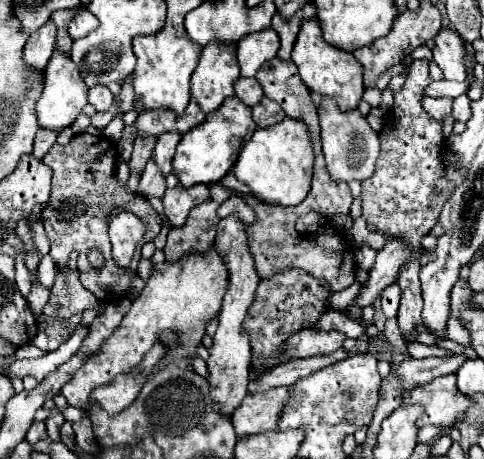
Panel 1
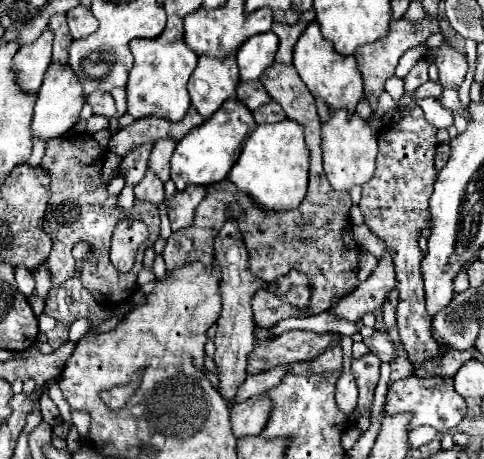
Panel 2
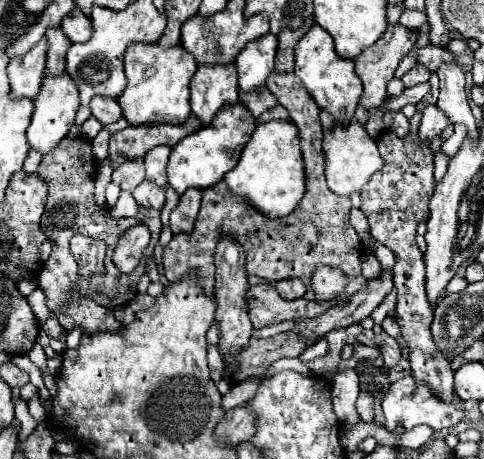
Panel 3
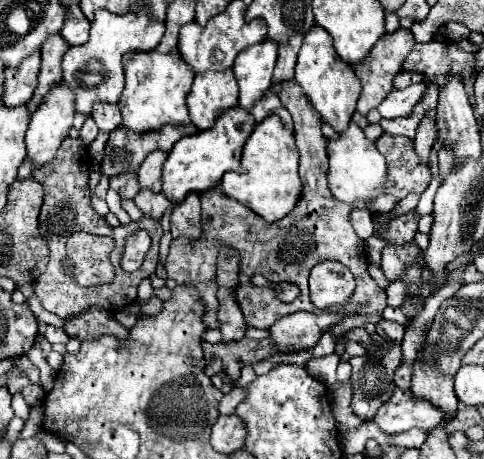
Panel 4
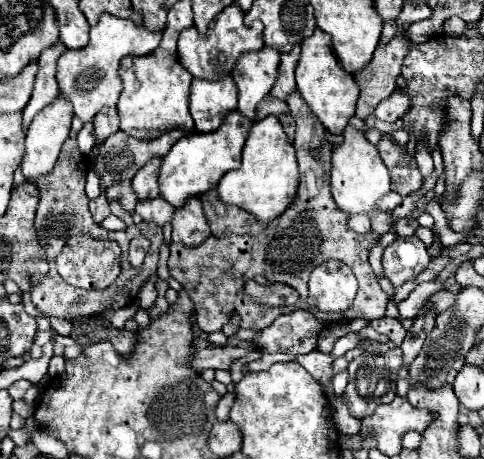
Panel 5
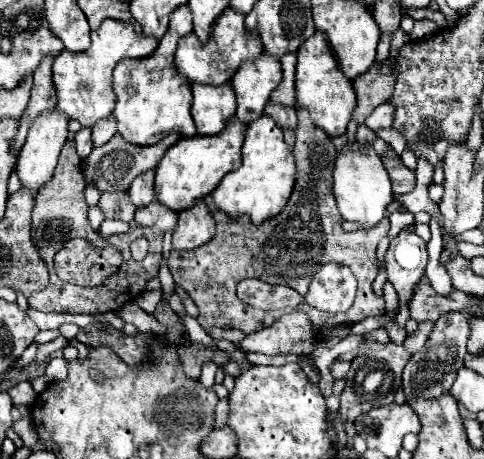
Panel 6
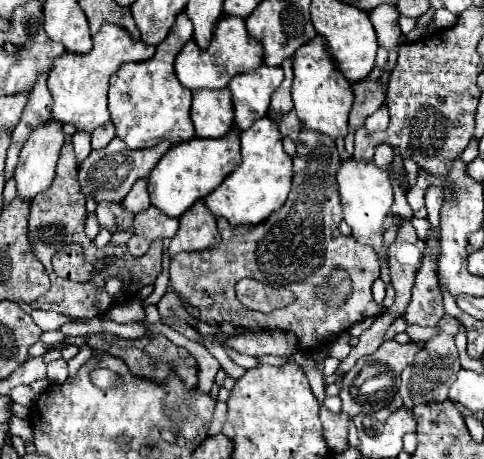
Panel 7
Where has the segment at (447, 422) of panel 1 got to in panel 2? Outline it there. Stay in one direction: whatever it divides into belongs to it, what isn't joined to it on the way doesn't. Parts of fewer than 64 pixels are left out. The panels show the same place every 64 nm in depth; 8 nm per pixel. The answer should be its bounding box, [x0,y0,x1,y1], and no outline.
[386,376,466,432]

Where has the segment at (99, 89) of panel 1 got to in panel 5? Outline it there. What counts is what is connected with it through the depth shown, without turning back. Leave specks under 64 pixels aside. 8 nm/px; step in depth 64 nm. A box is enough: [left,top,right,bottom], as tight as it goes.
[94,108,120,142]

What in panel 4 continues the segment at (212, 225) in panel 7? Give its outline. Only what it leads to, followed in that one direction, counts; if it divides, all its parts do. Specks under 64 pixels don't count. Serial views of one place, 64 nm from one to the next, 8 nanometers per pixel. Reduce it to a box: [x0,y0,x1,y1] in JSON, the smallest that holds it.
[170,192,202,240]

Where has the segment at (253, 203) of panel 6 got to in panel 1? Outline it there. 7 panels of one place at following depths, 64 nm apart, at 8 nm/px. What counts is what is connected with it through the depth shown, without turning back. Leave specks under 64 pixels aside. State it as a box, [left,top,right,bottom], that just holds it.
[232,118,314,206]

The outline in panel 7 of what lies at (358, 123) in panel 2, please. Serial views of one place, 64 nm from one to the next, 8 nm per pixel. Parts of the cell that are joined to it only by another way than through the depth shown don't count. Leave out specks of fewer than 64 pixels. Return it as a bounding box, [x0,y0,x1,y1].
[336,158,394,258]

